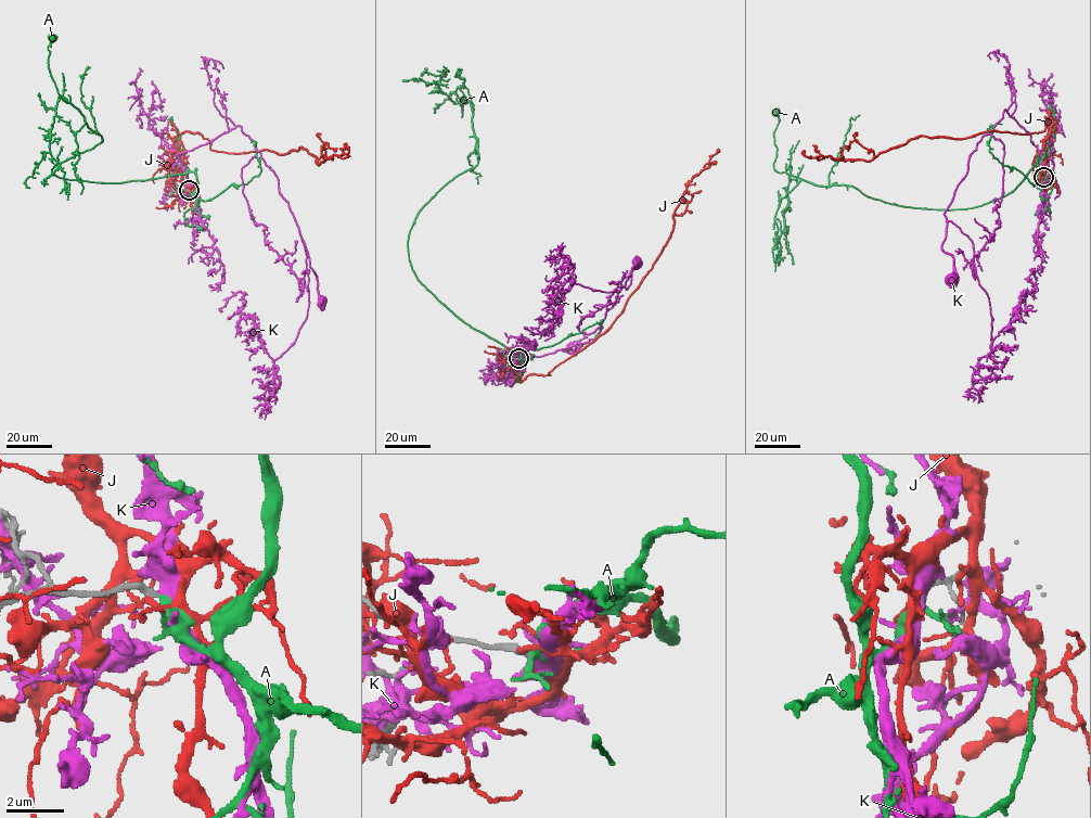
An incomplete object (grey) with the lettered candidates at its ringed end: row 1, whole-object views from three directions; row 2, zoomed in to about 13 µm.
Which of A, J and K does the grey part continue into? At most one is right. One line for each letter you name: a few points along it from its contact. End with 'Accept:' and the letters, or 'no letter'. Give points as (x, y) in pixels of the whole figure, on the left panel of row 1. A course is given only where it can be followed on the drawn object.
A: it runs (189, 190), (193, 171), (56, 176), (102, 140), (60, 97), (49, 153), (68, 200)
Accept: A

